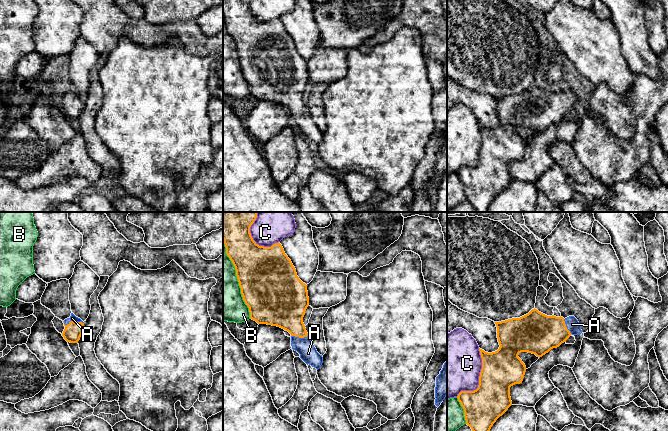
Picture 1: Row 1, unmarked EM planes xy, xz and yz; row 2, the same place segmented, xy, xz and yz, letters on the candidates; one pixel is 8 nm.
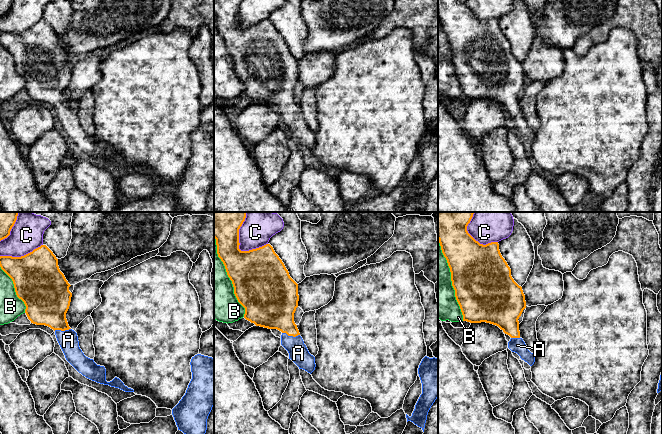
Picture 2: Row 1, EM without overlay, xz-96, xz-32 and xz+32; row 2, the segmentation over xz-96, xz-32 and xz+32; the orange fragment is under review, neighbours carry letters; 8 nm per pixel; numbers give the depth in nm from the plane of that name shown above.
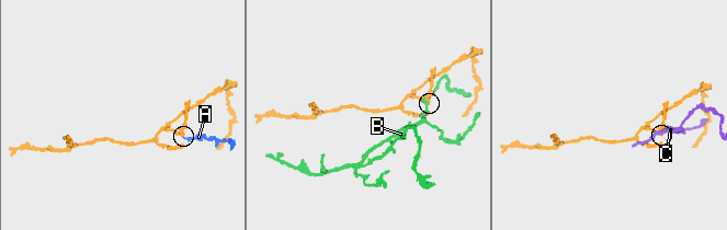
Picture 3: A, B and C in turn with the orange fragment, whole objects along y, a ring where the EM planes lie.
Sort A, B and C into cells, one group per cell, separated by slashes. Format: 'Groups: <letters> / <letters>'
Groups: A / B / C

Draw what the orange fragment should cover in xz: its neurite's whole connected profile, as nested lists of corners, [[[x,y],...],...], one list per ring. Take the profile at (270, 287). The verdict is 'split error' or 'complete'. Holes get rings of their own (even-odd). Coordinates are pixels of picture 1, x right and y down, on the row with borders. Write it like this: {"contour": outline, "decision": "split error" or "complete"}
{"contour": [[[223,212],[223,240],[226,247],[226,254],[232,261],[236,276],[241,288],[241,294],[245,304],[249,308],[250,319],[258,324],[267,324],[280,327],[291,334],[292,349],[300,354],[300,358],[317,370],[323,363],[323,357],[312,344],[303,317],[309,306],[307,285],[297,276],[296,269],[291,260],[285,254],[282,245],[278,242],[271,247],[259,246],[252,238],[250,227],[257,218],[258,212]]], "decision": "split error"}

